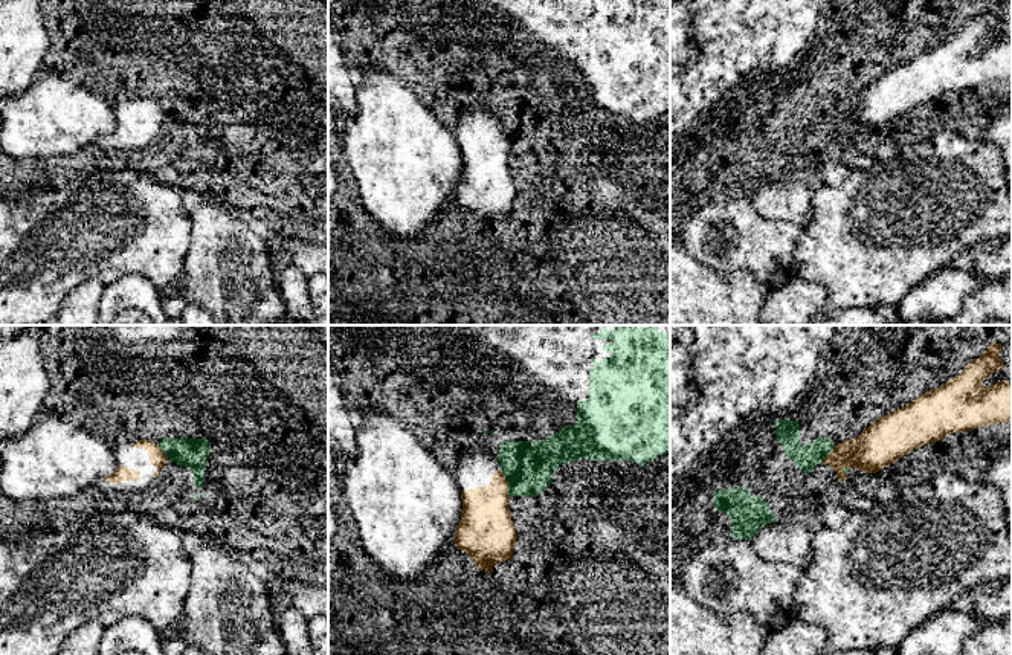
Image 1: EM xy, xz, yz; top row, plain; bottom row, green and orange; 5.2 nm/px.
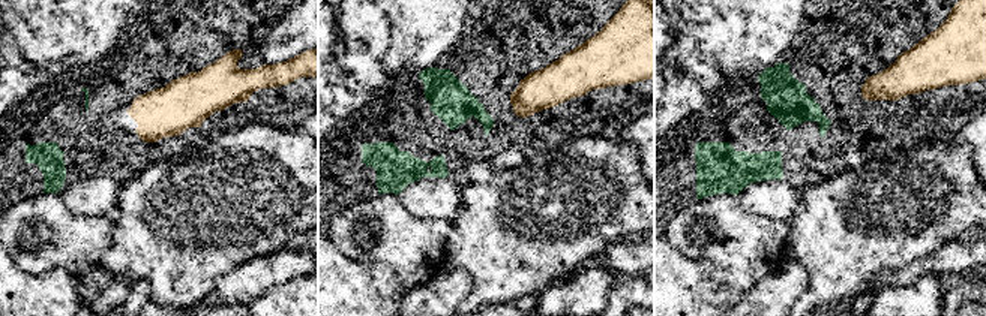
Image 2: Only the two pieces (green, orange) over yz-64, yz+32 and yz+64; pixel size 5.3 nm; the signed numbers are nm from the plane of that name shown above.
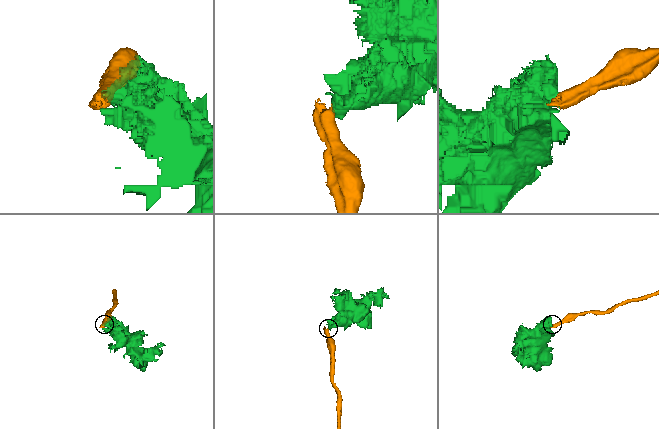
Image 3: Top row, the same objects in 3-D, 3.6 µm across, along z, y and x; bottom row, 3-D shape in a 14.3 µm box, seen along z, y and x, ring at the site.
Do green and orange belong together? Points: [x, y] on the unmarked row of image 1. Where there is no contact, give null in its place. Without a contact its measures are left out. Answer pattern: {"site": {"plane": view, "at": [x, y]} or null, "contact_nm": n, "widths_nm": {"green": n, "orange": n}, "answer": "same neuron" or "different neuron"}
{"site": {"plane": "xz", "at": [509, 141]}, "contact_nm": 160, "widths_nm": {"green": 280, "orange": 280}, "answer": "different neuron"}

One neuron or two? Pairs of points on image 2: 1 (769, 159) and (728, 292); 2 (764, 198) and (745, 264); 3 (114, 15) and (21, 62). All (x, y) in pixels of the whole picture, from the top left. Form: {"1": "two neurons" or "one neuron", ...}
{"1": "two neurons", "2": "one neuron", "3": "one neuron"}

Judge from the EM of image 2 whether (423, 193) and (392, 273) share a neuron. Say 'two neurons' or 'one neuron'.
one neuron

